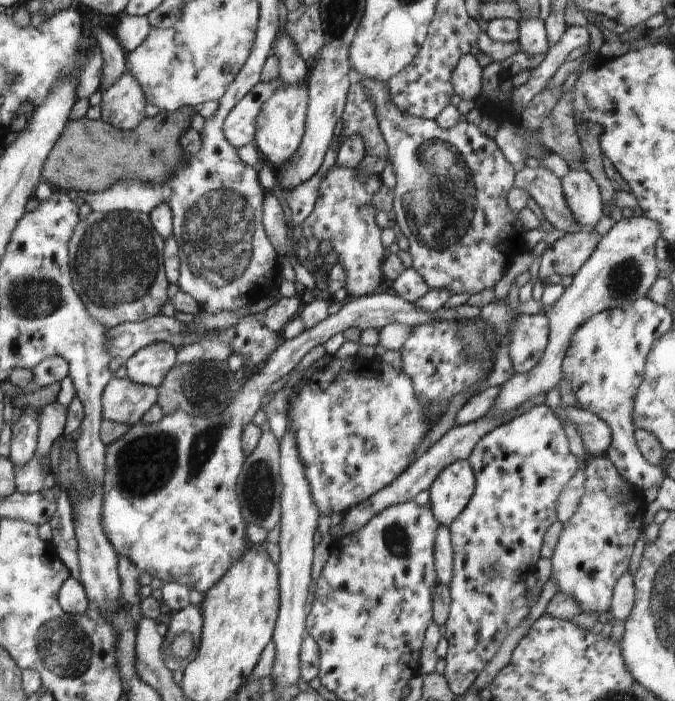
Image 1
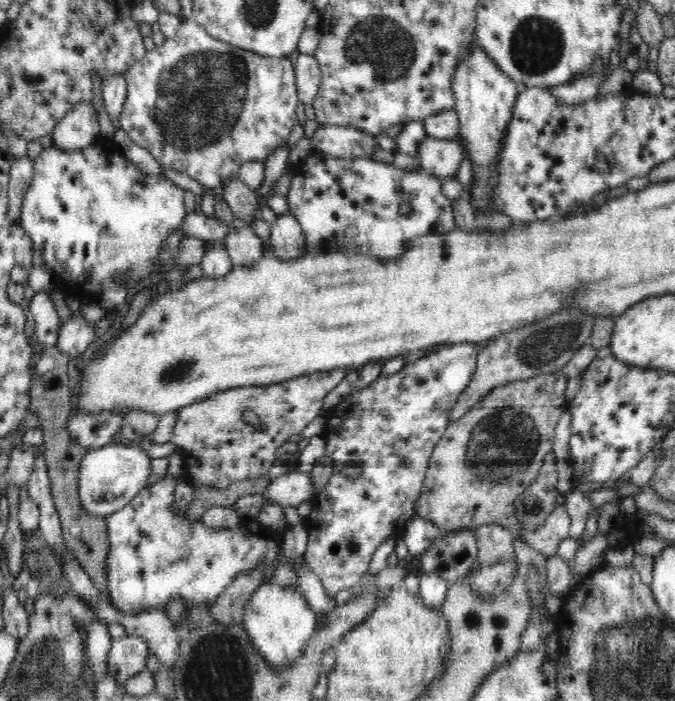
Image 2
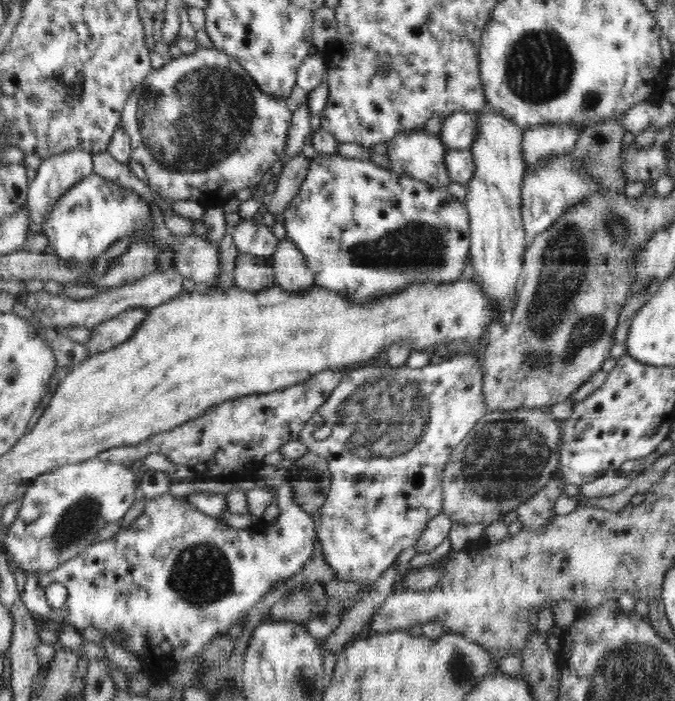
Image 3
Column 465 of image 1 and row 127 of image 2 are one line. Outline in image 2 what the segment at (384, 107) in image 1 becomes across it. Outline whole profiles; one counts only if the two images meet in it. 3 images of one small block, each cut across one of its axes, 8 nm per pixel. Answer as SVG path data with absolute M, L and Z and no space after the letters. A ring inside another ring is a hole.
M195 20L182 22L181 26L172 38L167 38L161 46L156 46L152 50L148 50L142 60L138 60L136 64L130 66L126 76L127 97L124 100L124 108L118 119L120 128L127 132L128 136L139 146L149 150L157 162L164 168L176 170L180 174L188 174L192 180L196 180L202 186L213 189L216 186L228 184L234 176L238 175L240 165L244 162L265 162L282 143L286 143L288 136L292 132L292 127L298 124L296 117L296 108L298 108L298 90L295 78L295 67L292 66L290 55L282 56L282 58L274 58L273 56L258 56L253 52L242 50L237 46L222 42L217 38L210 36L206 29L196 24Z

